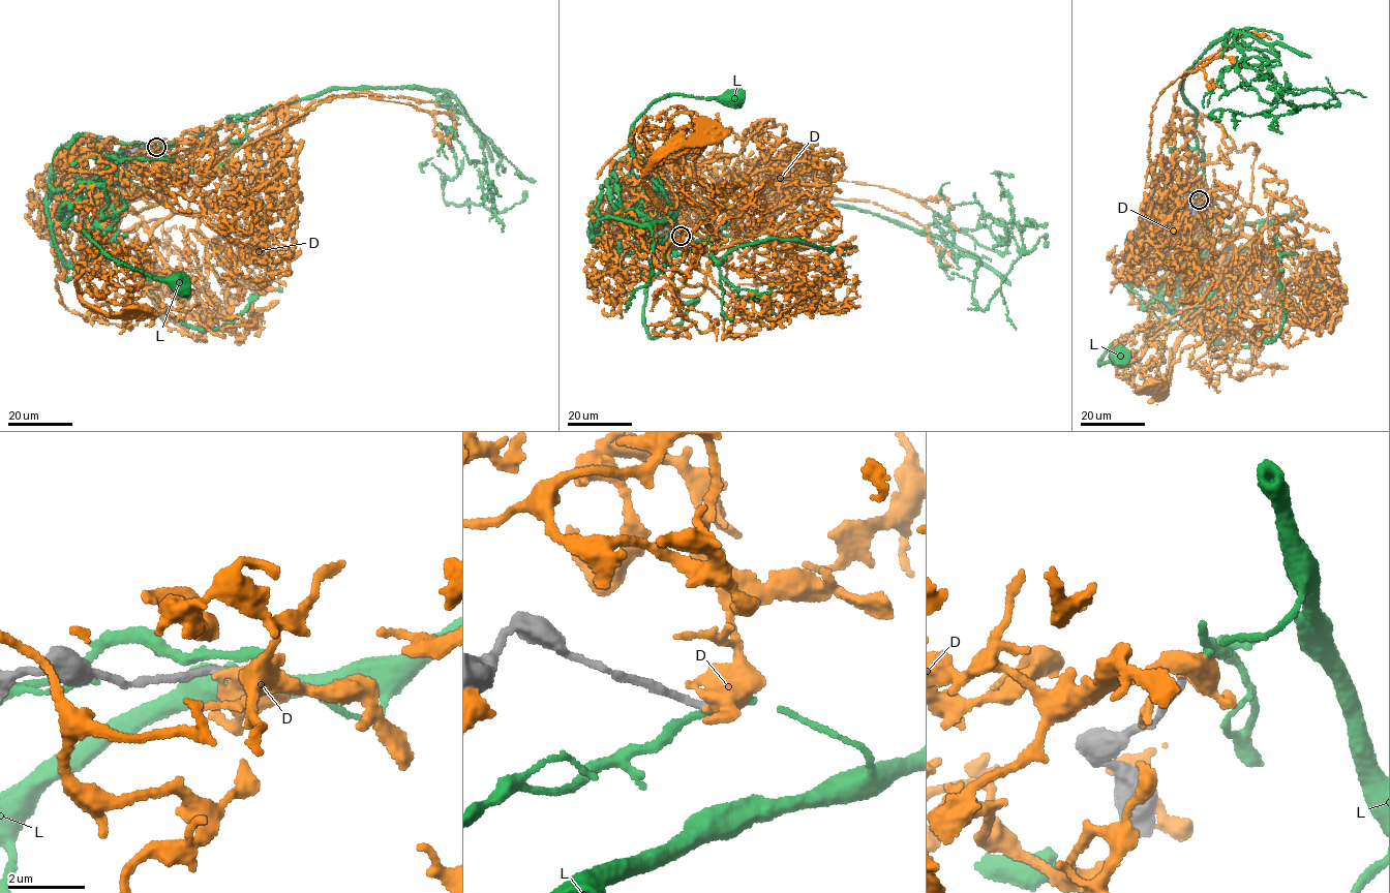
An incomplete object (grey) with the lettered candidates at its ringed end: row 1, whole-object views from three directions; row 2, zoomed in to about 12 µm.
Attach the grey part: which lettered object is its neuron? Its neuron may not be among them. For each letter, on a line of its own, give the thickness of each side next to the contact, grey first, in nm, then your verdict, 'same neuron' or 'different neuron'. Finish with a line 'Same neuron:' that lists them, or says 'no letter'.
D: calibres 180 and 280 nm; different neuron
L: calibres 180 and 130 nm; same neuron
Same neuron: L

